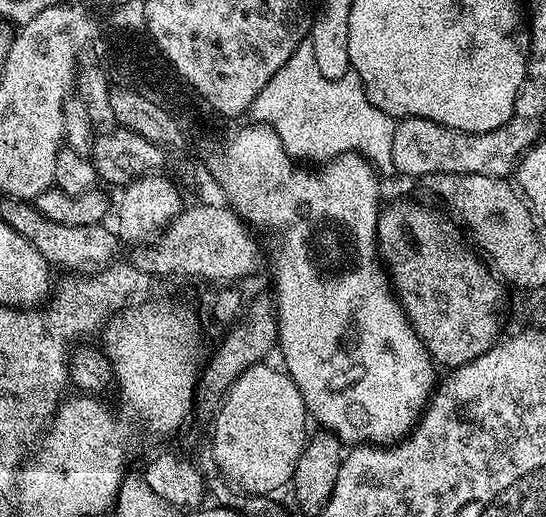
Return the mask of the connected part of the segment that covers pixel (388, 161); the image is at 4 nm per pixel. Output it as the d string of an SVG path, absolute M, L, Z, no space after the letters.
M311 43L296 47L286 66L262 86L262 94L254 98L250 116L255 123L272 128L285 150L297 161L327 162L355 152L363 156L377 173L393 171L396 120L366 98L364 83L356 72L350 70L337 80L322 78L322 70L318 70L318 62L314 62Z

